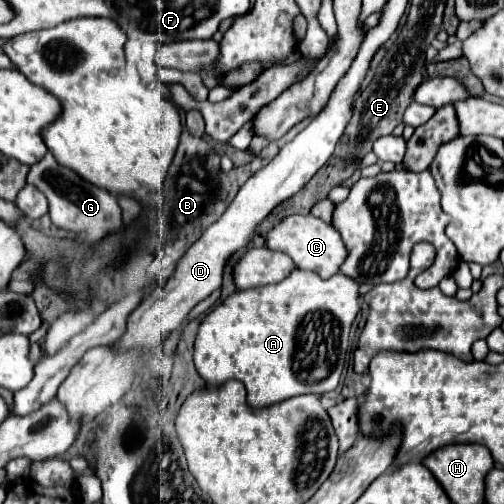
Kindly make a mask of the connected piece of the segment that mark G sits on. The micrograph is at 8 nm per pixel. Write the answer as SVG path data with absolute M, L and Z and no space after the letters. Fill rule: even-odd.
M52 153L44 155L42 161L38 161L30 167L30 175L26 177L26 183L32 183L34 187L38 187L38 191L42 191L46 195L48 205L50 205L48 215L56 227L86 233L84 239L88 243L98 241L108 231L116 231L122 227L122 209L118 205L116 195L82 179L72 169L60 165Z

